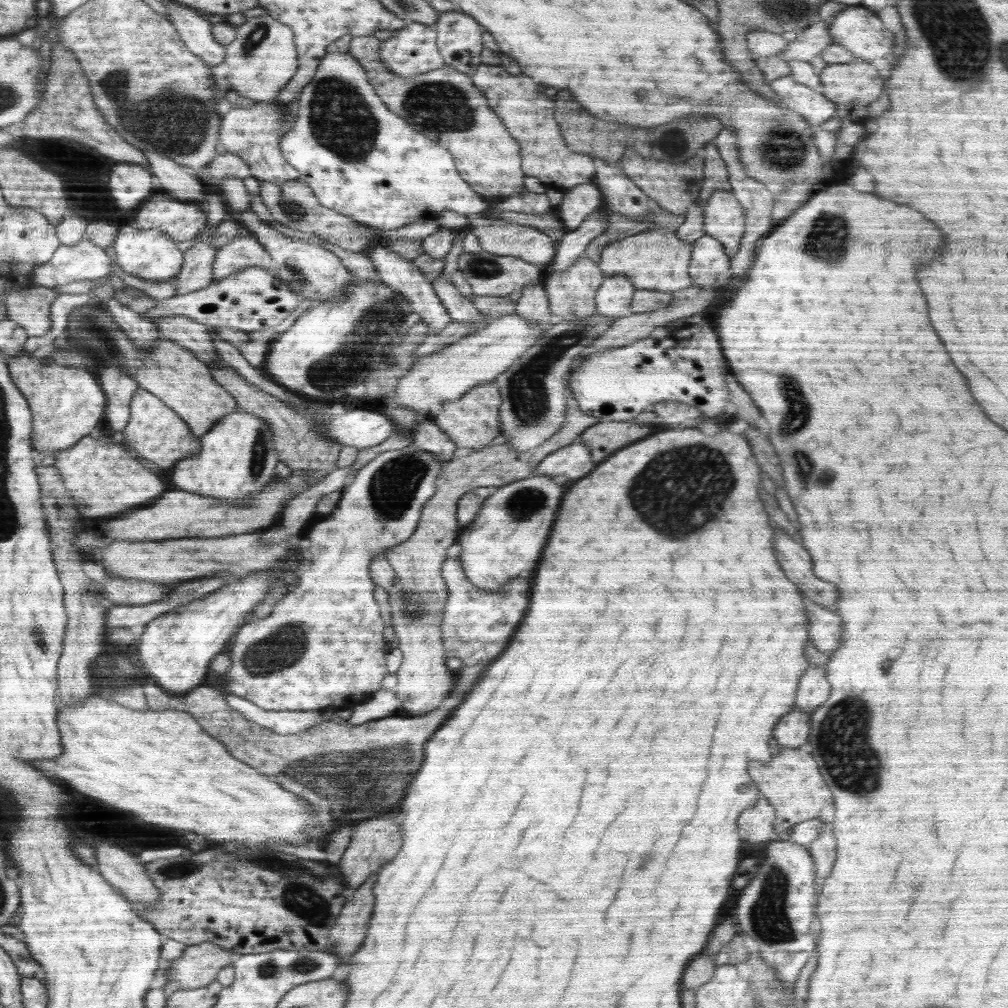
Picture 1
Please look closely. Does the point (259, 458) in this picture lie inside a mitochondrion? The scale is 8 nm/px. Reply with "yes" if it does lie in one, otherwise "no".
yes

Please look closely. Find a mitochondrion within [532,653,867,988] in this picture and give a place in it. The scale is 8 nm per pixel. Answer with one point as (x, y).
(765, 907)

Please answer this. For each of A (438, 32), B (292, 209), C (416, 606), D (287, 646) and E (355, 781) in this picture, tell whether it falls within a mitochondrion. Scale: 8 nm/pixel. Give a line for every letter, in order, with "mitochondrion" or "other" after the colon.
A: other
B: mitochondrion
C: mitochondrion
D: mitochondrion
E: mitochondrion

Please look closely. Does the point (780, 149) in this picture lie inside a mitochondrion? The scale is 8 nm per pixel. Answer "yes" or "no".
yes

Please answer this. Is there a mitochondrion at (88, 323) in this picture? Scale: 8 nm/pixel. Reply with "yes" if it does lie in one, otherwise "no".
yes

